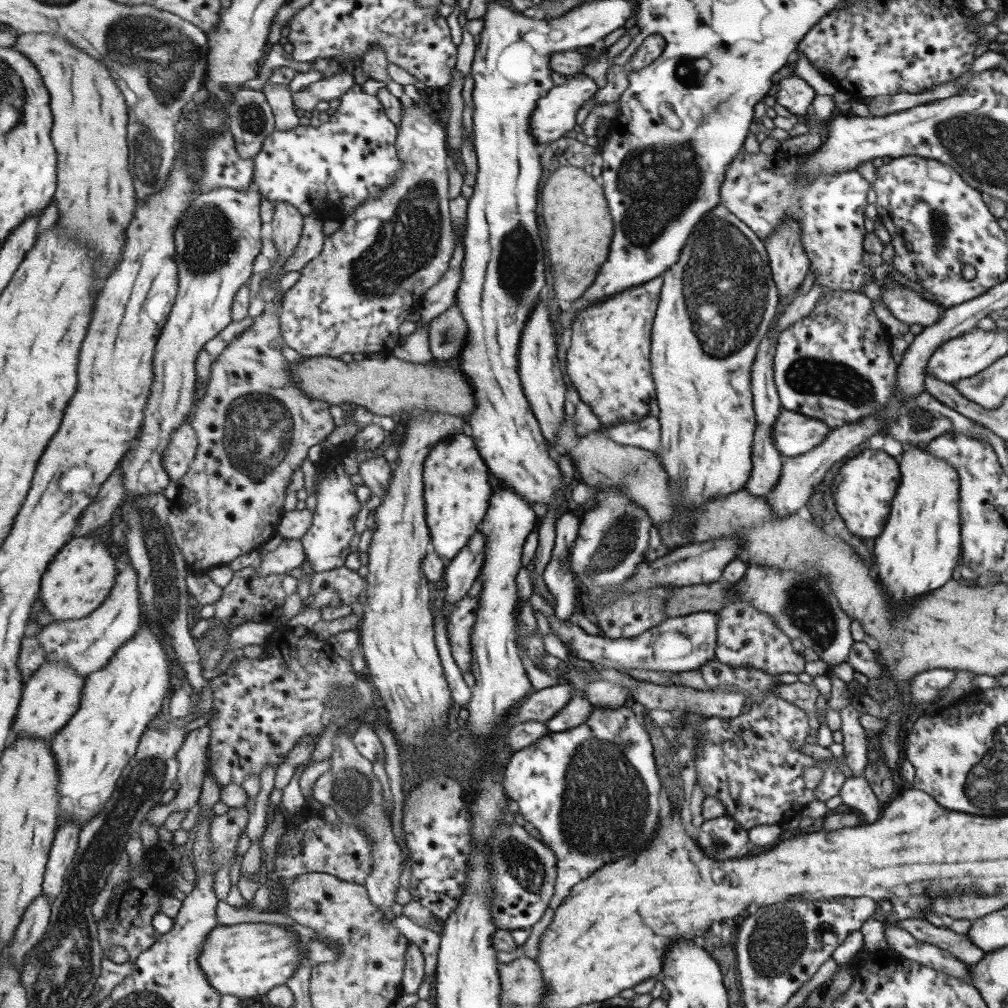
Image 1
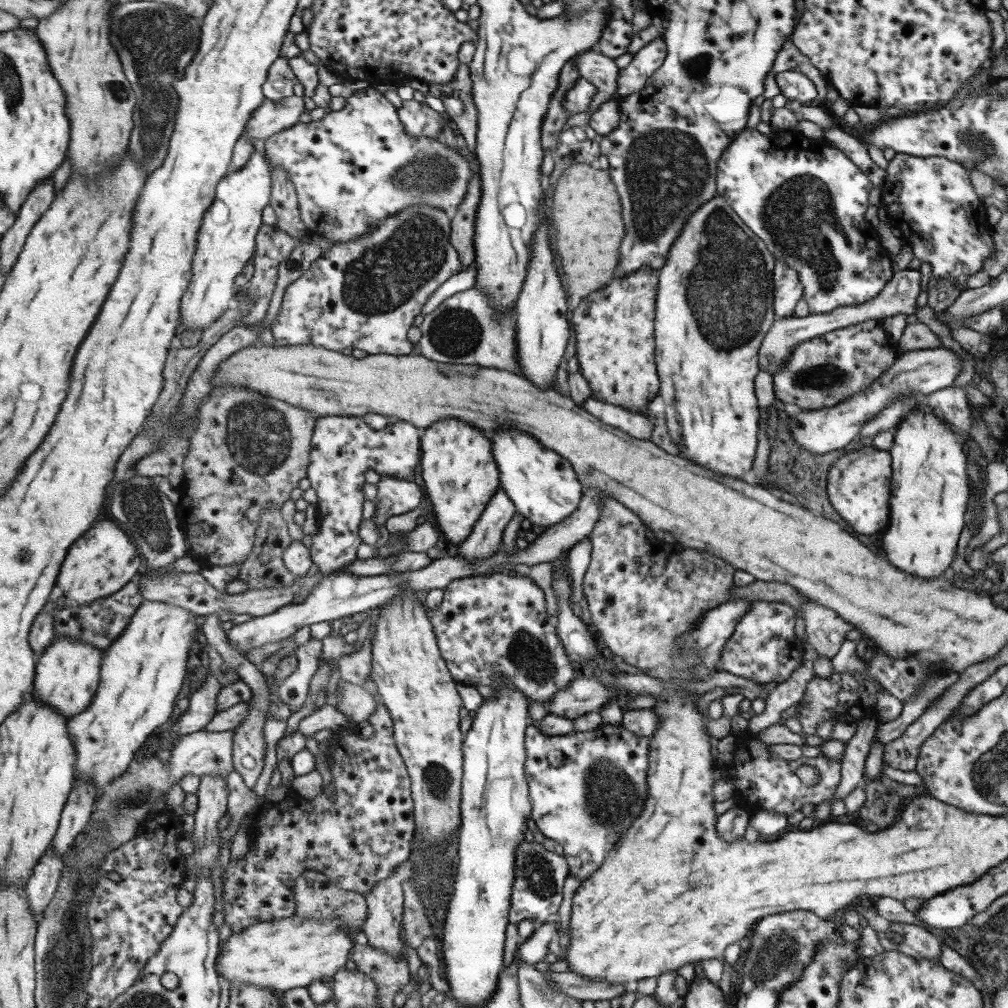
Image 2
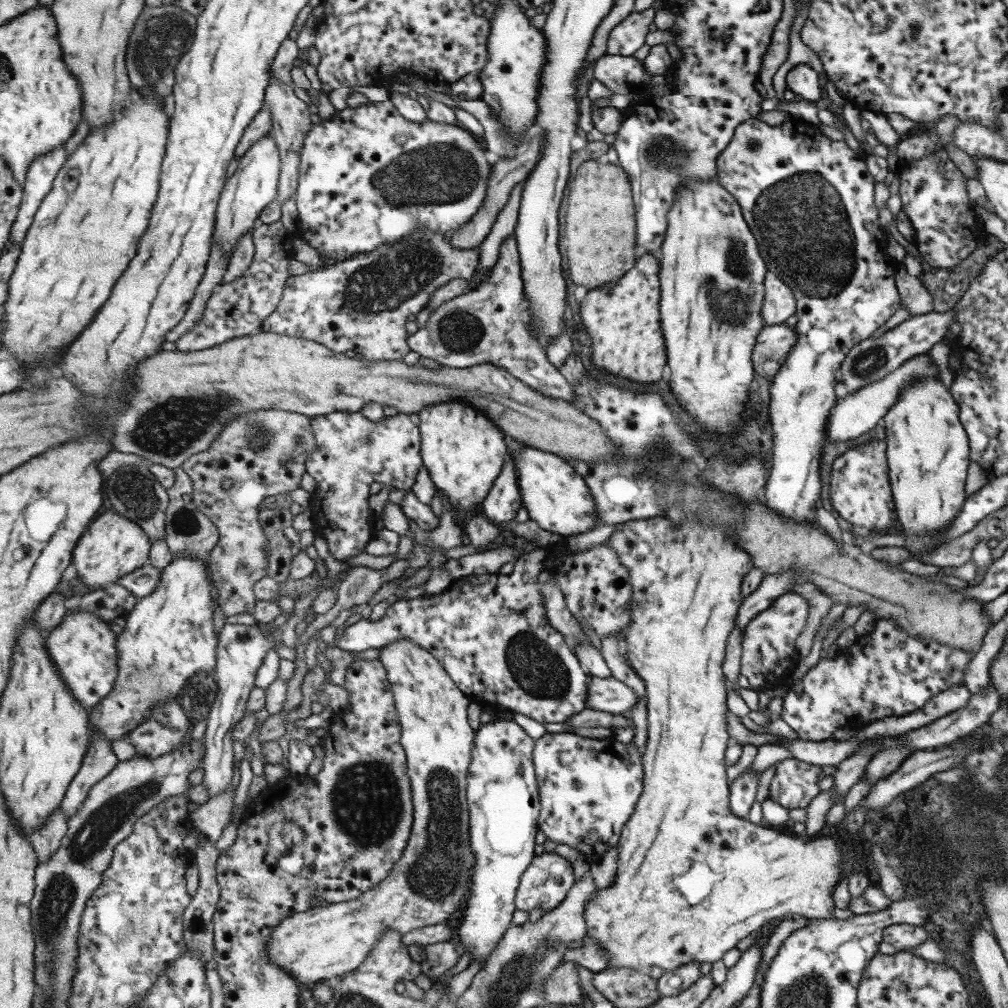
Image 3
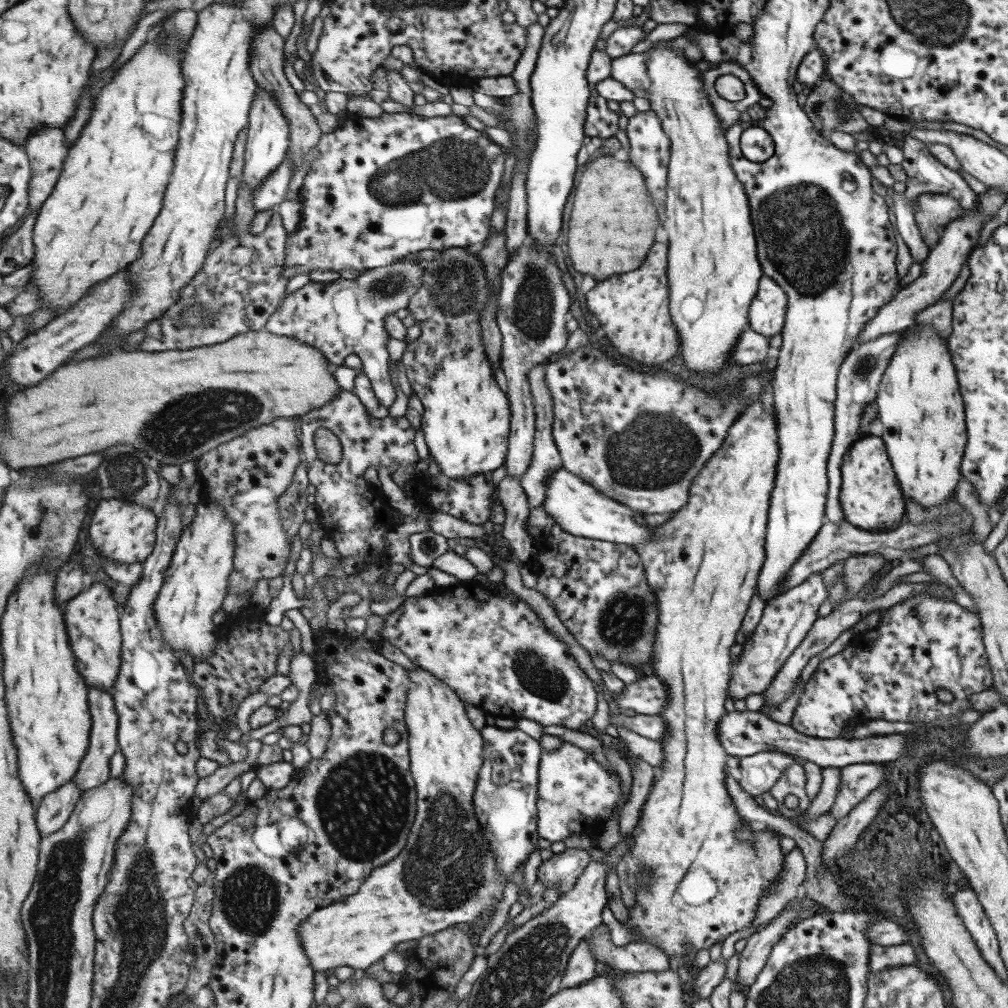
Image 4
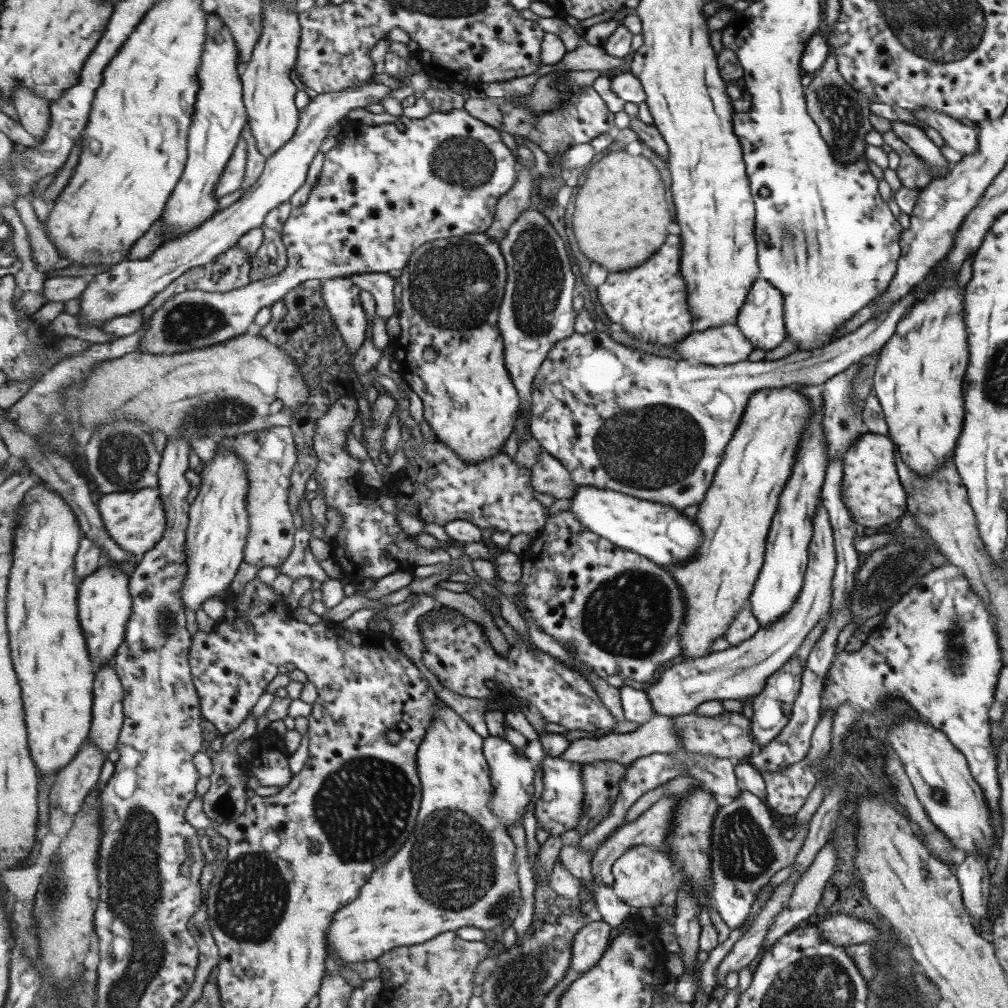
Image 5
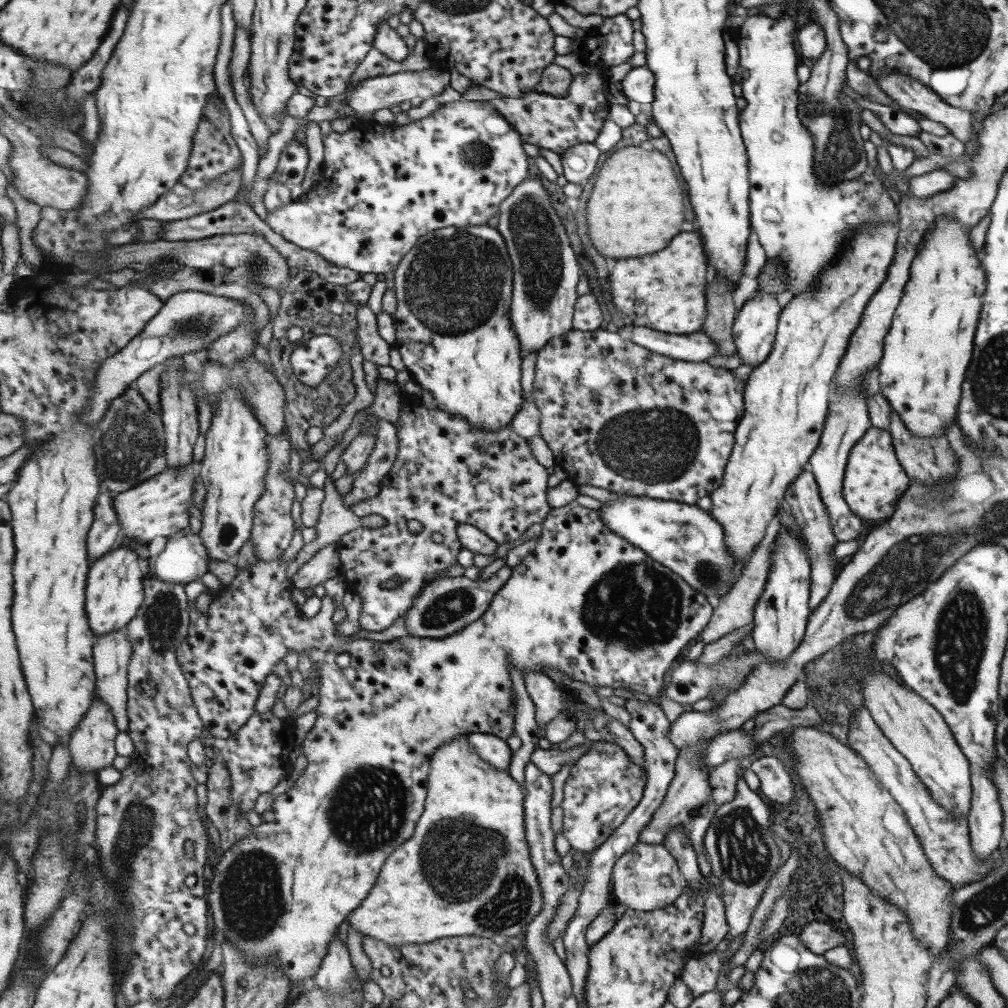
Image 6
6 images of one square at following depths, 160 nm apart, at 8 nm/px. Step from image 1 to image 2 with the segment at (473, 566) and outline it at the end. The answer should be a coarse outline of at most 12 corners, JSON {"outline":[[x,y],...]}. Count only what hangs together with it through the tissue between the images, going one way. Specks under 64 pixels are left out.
{"outline":[[501,486],[472,535],[459,545],[467,560],[502,550],[505,530],[517,513]]}

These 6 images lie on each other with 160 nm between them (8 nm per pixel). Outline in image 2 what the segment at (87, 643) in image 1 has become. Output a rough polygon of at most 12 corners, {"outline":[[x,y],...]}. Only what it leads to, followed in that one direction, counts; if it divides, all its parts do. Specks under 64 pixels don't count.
{"outline":[[140,584],[56,613],[57,637],[106,651],[145,601]]}

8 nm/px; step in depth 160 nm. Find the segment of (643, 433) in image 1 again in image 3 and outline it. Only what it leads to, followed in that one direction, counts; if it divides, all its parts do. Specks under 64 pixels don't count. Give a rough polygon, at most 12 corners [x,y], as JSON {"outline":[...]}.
{"outline":[[516,234],[490,279],[408,336],[448,367],[492,362],[547,398],[571,385],[522,318]]}

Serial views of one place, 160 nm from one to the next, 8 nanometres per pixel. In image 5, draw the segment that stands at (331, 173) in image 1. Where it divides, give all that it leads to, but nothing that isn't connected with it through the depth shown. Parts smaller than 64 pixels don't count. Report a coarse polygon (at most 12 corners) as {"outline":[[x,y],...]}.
{"outline":[[464,107],[352,122],[278,275],[191,288],[137,351],[251,332],[306,280],[387,273],[488,232],[519,175]]}

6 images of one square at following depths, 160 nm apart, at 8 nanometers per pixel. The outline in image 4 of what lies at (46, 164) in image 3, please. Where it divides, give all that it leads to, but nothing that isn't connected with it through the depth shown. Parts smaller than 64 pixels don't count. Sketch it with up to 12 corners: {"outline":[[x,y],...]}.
{"outline":[[42,126],[26,145],[30,213],[54,192],[69,154],[64,129]]}

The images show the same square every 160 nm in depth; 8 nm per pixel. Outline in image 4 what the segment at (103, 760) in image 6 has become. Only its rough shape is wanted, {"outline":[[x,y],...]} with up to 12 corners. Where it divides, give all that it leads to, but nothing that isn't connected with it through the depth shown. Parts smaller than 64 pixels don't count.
{"outline":[[72,780],[40,802],[42,837],[67,824],[85,790]]}

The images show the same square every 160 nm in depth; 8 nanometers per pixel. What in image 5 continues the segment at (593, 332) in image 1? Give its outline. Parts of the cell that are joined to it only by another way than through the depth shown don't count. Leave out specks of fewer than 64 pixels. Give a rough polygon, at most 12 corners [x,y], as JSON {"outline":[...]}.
{"outline":[[680,235],[596,287],[611,322],[670,346],[693,321]]}

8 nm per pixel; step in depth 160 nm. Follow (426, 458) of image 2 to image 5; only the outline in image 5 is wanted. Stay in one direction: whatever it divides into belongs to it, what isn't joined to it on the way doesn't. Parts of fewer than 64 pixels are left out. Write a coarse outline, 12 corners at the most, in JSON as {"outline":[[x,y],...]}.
{"outline":[[487,232],[400,275],[397,372],[469,463],[521,417]]}

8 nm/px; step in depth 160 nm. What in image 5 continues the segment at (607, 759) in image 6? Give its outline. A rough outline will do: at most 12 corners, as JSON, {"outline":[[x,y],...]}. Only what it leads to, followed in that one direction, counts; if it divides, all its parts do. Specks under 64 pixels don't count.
{"outline":[[597,760],[582,766],[584,810],[573,829],[604,819],[616,799],[625,764]]}

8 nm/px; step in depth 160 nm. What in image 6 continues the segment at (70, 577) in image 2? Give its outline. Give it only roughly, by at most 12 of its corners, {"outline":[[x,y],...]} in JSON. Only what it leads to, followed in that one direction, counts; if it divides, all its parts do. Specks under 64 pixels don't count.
{"outline":[[202,462],[114,498],[127,542],[189,529]]}

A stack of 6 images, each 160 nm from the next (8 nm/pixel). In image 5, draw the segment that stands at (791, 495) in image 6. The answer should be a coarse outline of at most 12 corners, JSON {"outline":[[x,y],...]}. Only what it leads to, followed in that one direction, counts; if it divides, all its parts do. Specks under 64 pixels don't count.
{"outline":[[826,510],[787,612],[737,648],[688,658],[643,692],[661,716],[761,692],[828,612]]}

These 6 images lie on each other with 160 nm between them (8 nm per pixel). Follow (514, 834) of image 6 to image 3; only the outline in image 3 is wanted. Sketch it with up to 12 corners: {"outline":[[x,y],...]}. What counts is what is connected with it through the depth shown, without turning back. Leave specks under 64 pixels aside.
{"outline":[[389,643],[414,825],[362,899],[273,930],[302,984],[356,971],[473,892],[472,700],[430,650]]}

